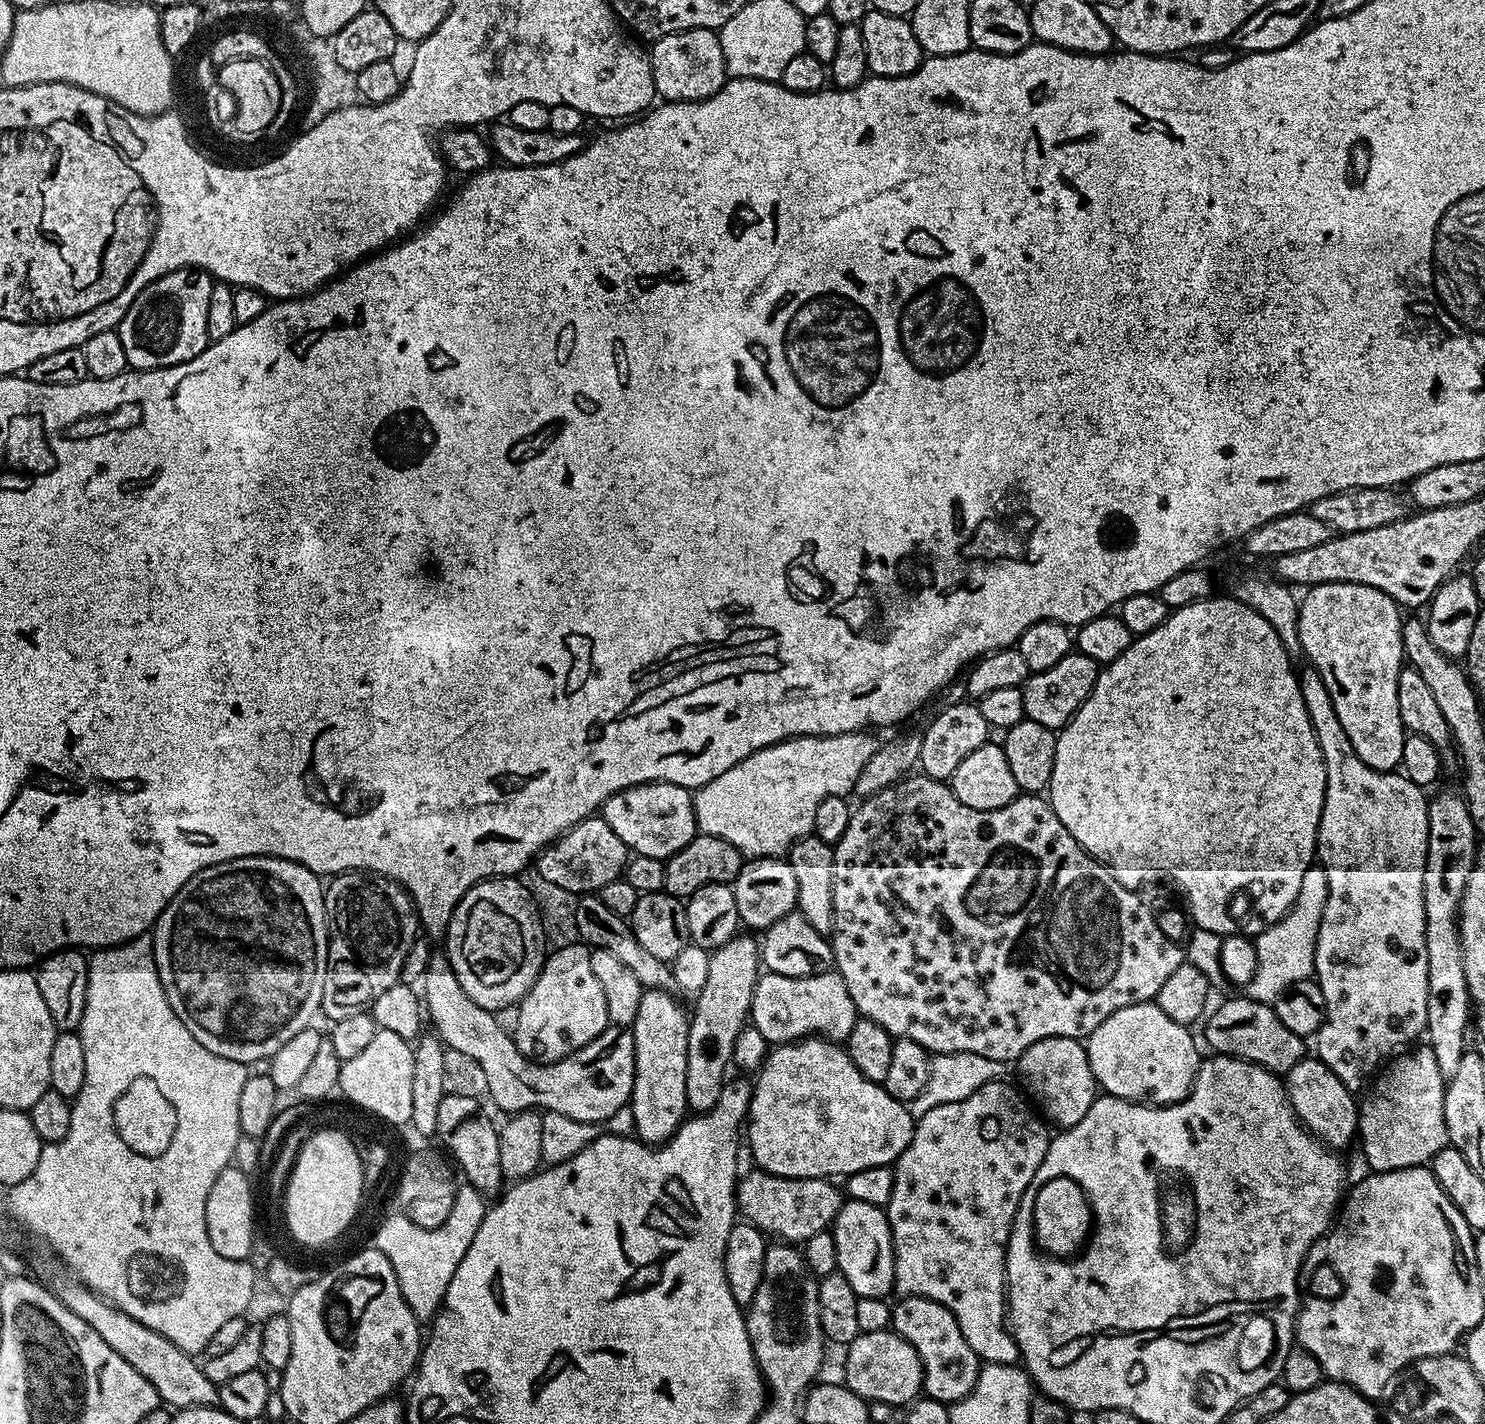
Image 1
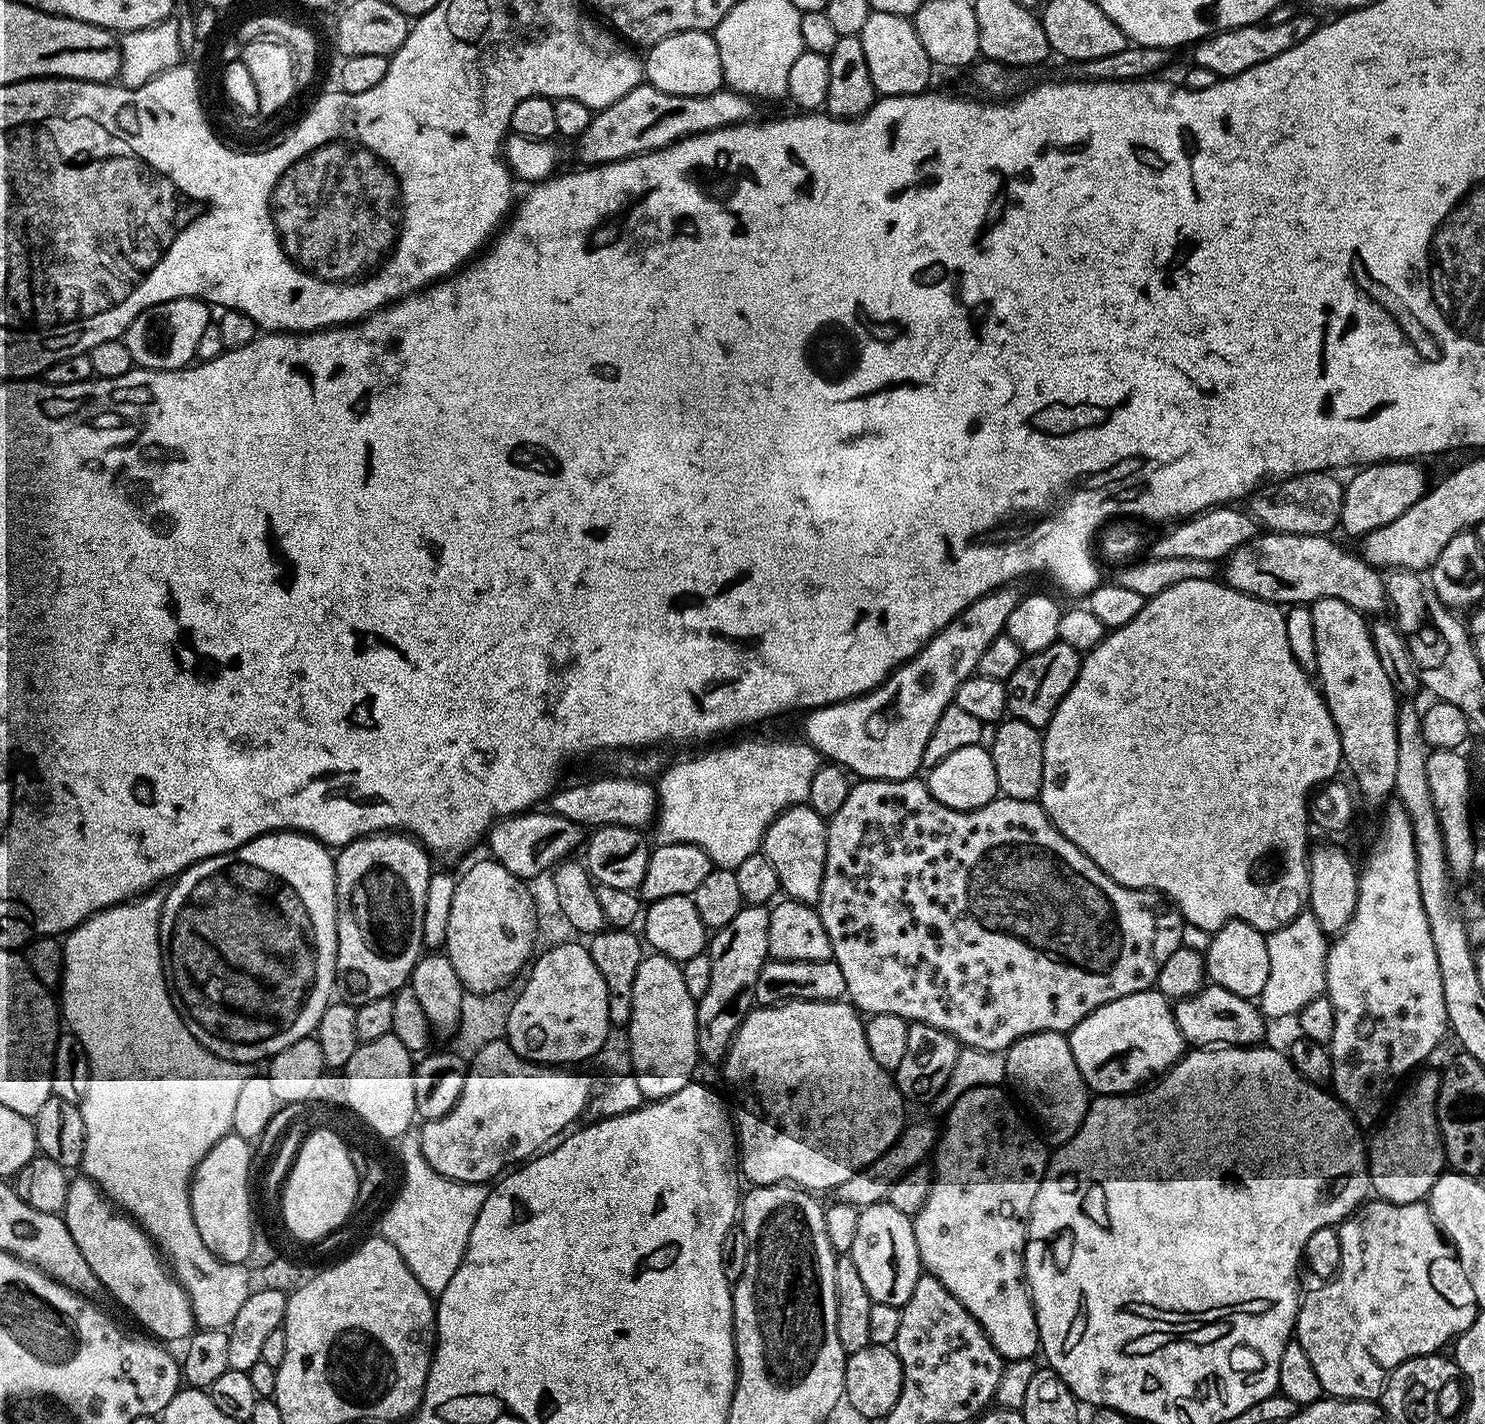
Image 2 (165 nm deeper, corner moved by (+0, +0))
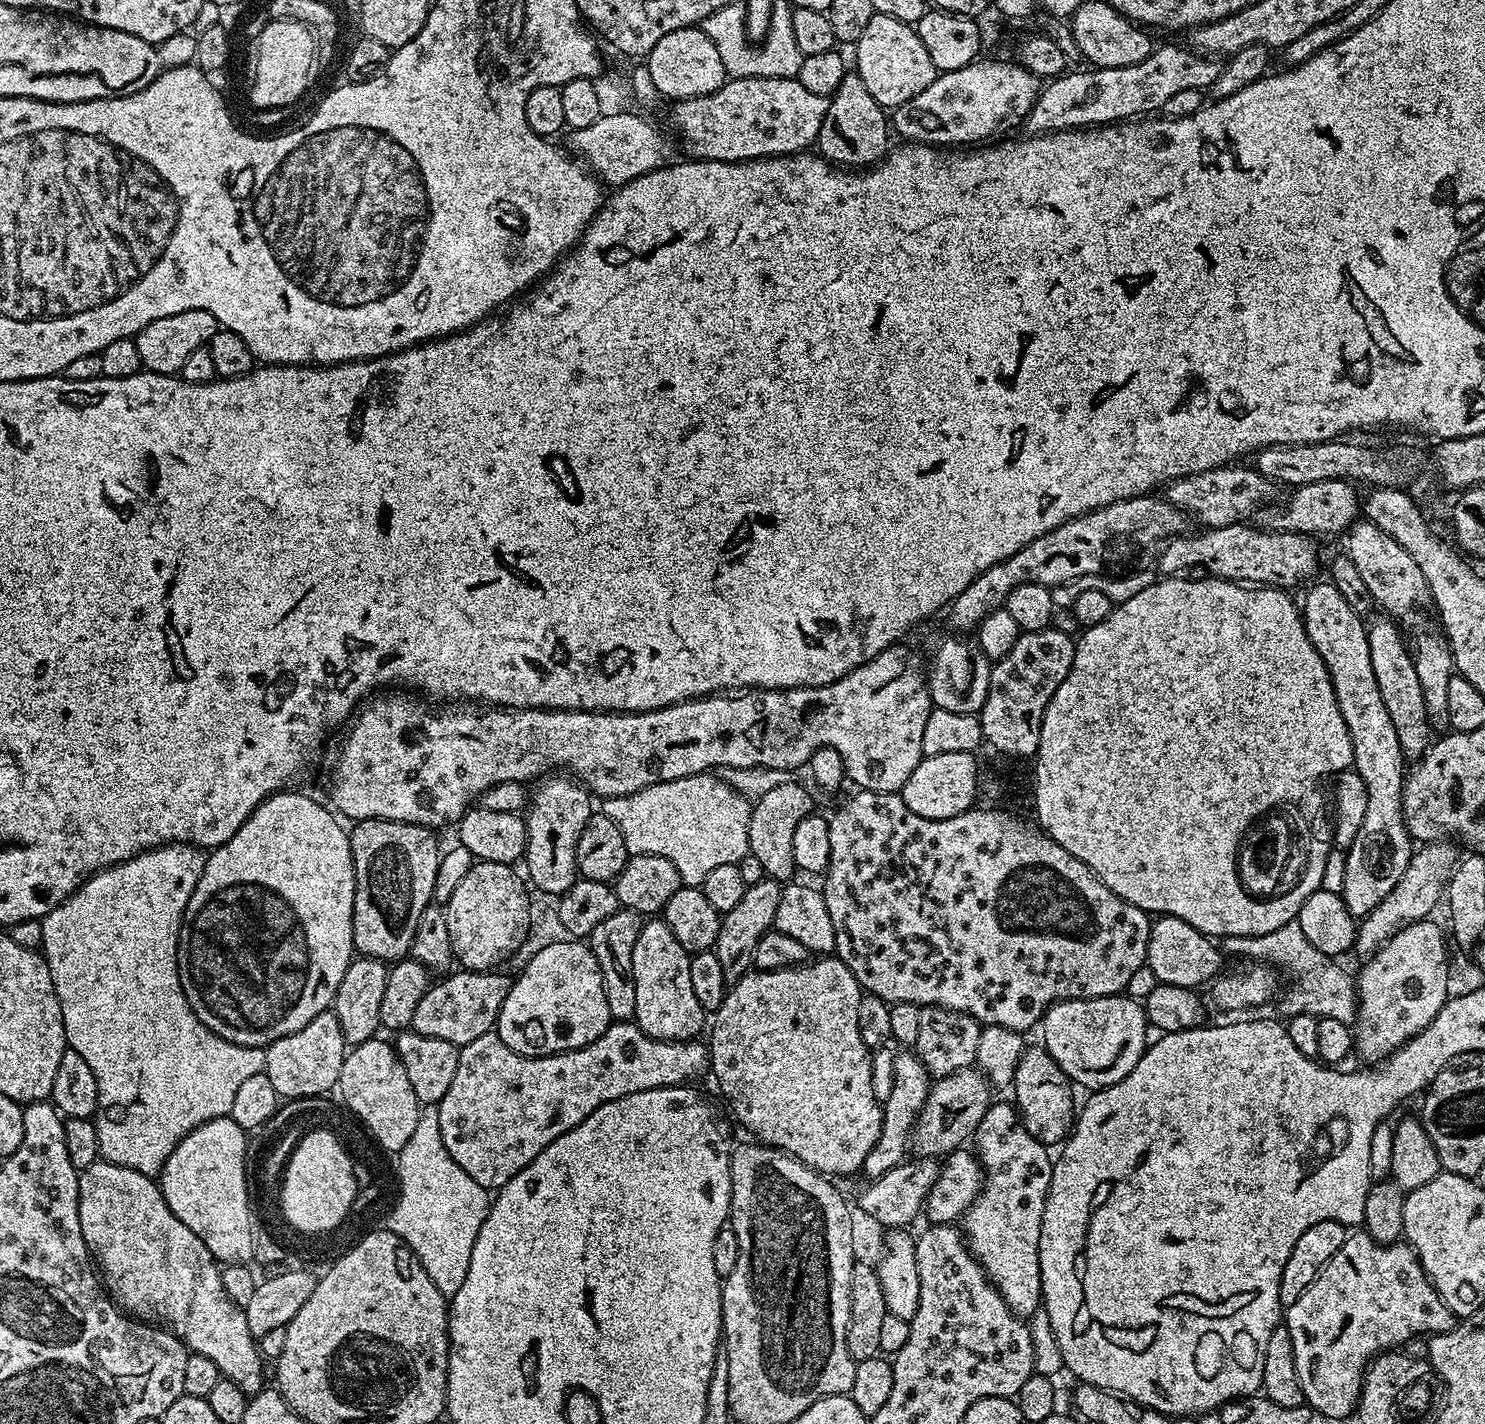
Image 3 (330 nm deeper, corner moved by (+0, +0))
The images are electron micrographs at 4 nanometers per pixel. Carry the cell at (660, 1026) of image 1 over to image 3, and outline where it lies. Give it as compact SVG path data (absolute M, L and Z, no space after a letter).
M648 918L644 920L642 930L638 934L638 942L634 942L634 994L638 997L638 1006L636 1007L636 1015L634 1022L644 1031L647 1036L655 1040L690 1040L699 1037L700 1031L705 1031L706 1014L702 1010L702 1006L698 1006L698 997L694 995L694 985L690 982L690 962L692 956L682 946L682 942L678 942L678 938L674 938L674 930L670 930L670 926L662 918Z

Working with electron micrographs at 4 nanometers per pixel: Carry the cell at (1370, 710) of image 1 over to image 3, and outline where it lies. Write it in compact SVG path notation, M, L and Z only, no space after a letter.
M1313 583L1307 589L1306 606L1302 611L1304 629L1332 679L1338 710L1346 722L1352 743L1354 770L1366 782L1366 818L1354 842L1347 848L1344 860L1342 897L1355 918L1363 918L1374 910L1398 886L1398 878L1406 870L1414 851L1414 841L1404 821L1402 794L1406 775L1406 757L1398 742L1390 710L1378 694L1374 666L1370 666L1370 646L1365 621L1342 598L1335 584Z

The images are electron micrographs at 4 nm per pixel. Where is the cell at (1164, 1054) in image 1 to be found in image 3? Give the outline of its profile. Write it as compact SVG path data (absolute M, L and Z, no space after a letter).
M1127 994L1099 996L1089 1000L1059 1000L1056 1004L1051 1004L1048 1011L1044 1013L1043 1028L1042 1047L1073 1085L1081 1084L1082 1087L1088 1088L1087 1090L1109 1088L1122 1082L1122 1078L1126 1078L1126 1074L1130 1074L1130 1070L1138 1066L1138 1058L1142 1058L1144 1049L1150 1043L1150 1035L1148 1036L1150 1025L1143 1003L1139 999L1132 999Z

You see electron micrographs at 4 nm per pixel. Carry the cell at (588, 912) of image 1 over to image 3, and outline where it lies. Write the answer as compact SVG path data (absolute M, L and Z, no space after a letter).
M568 774L549 775L541 779L535 788L524 816L526 846L522 864L528 867L527 879L531 887L559 898L578 879L575 851L578 850L578 840L587 820L594 813L593 797L579 780Z

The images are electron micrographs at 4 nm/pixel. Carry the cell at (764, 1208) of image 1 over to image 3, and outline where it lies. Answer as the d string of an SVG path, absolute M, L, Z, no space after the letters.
M975 1066L939 1077L929 1087L928 1097L912 1130L911 1151L916 1151L915 1155L920 1158L943 1158L967 1145L976 1135L978 1122L982 1122L986 1110L993 1104L992 1095L994 1089L987 1076Z

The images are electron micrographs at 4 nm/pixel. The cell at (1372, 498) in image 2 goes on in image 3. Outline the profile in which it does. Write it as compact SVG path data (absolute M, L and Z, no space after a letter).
M1327 480L1326 482L1299 485L1293 491L1296 493L1285 504L1273 502L1259 509L1259 527L1269 532L1347 533L1348 529L1357 523L1362 512L1361 497L1359 495L1356 497L1356 492L1352 488L1355 487L1347 480Z

